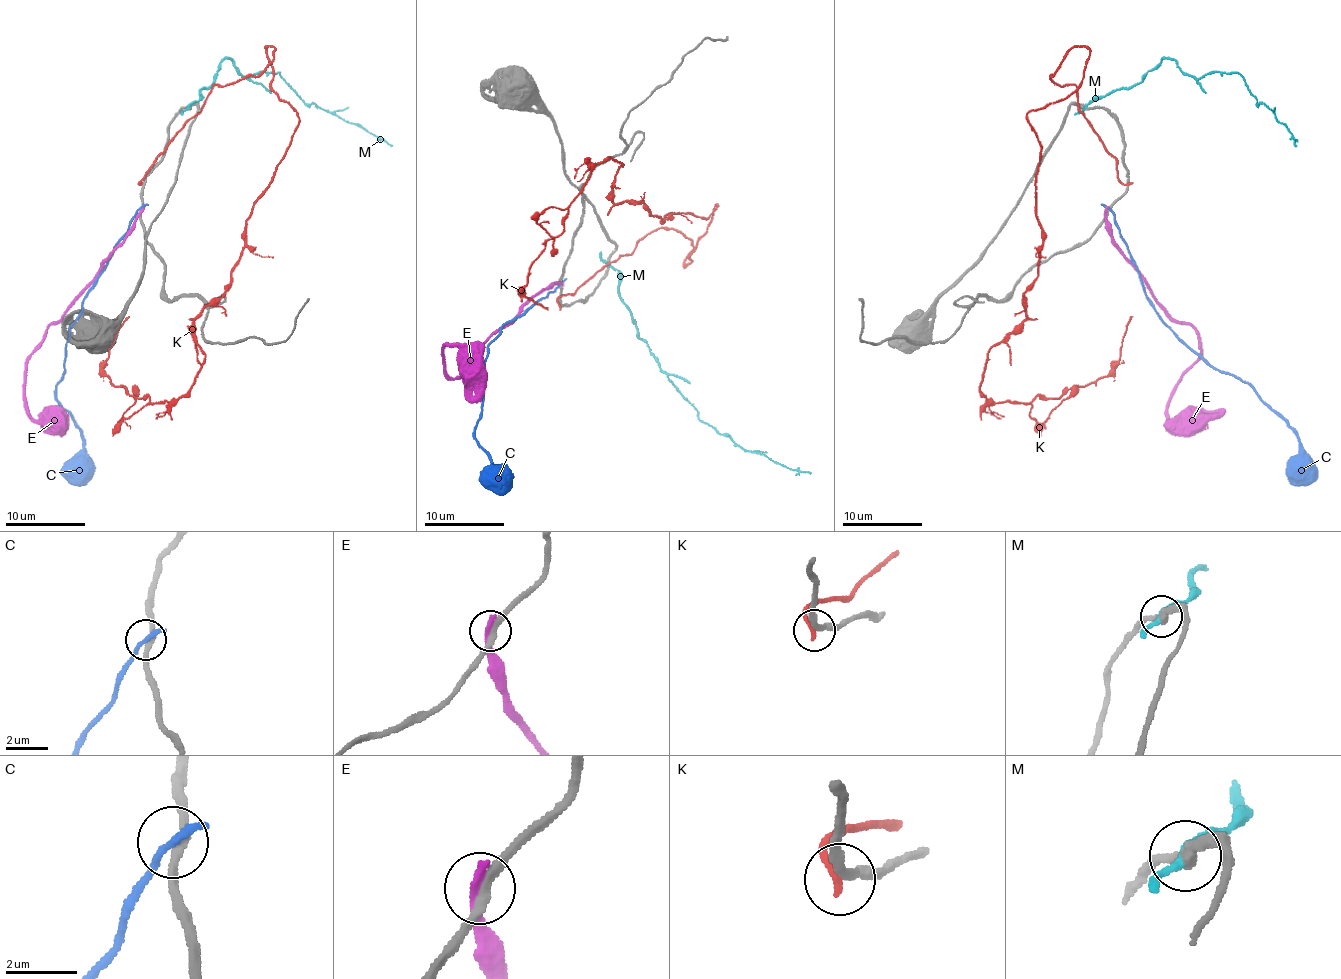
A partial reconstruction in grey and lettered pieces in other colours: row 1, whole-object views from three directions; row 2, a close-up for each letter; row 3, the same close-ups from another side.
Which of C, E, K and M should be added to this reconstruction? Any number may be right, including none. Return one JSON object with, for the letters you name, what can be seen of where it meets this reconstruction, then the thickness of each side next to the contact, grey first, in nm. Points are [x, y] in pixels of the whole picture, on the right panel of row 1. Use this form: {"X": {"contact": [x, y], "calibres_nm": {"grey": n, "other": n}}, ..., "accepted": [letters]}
{"accepted": []}

